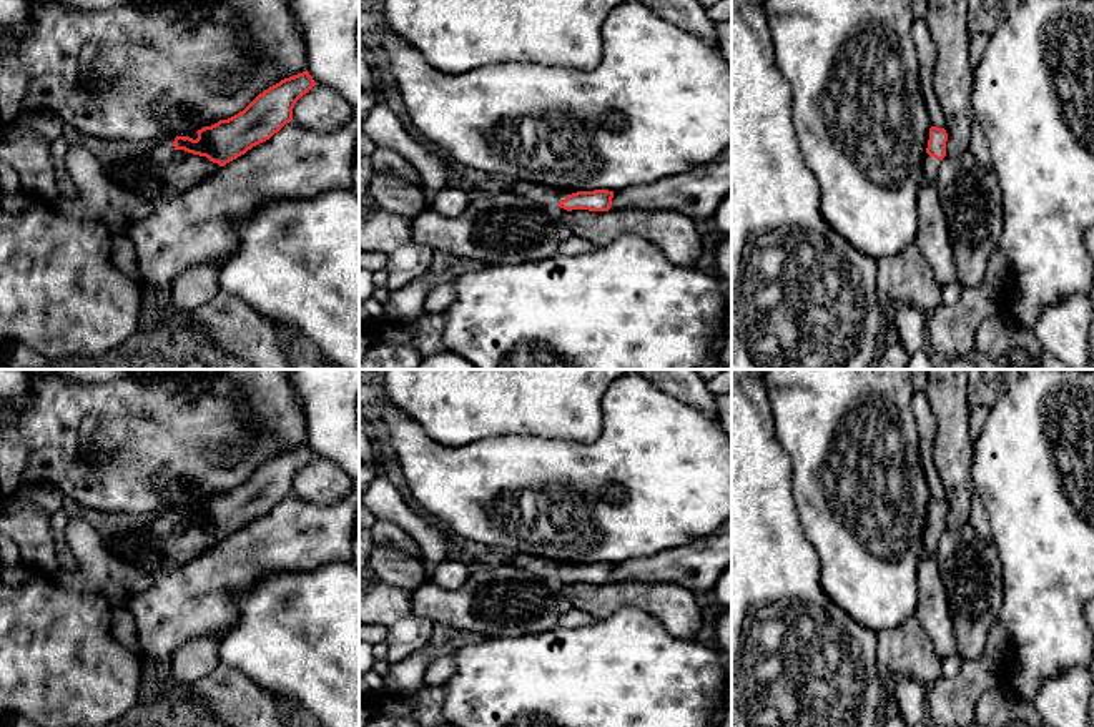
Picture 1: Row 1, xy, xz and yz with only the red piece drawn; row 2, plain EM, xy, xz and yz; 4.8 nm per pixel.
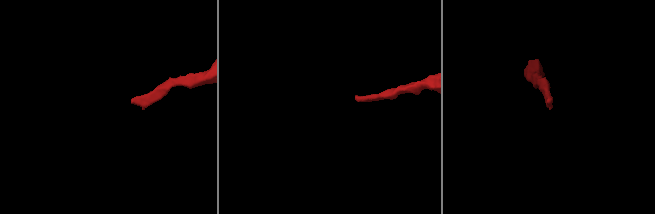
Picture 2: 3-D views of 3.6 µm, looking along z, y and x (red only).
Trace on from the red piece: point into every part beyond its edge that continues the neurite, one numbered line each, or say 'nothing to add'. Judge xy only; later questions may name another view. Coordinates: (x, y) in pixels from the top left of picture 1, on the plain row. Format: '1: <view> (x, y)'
1: xy (180, 543)

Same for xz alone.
1: xz (539, 566)

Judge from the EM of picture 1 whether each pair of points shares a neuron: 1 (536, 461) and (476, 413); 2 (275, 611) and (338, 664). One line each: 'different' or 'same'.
1: different
2: same

